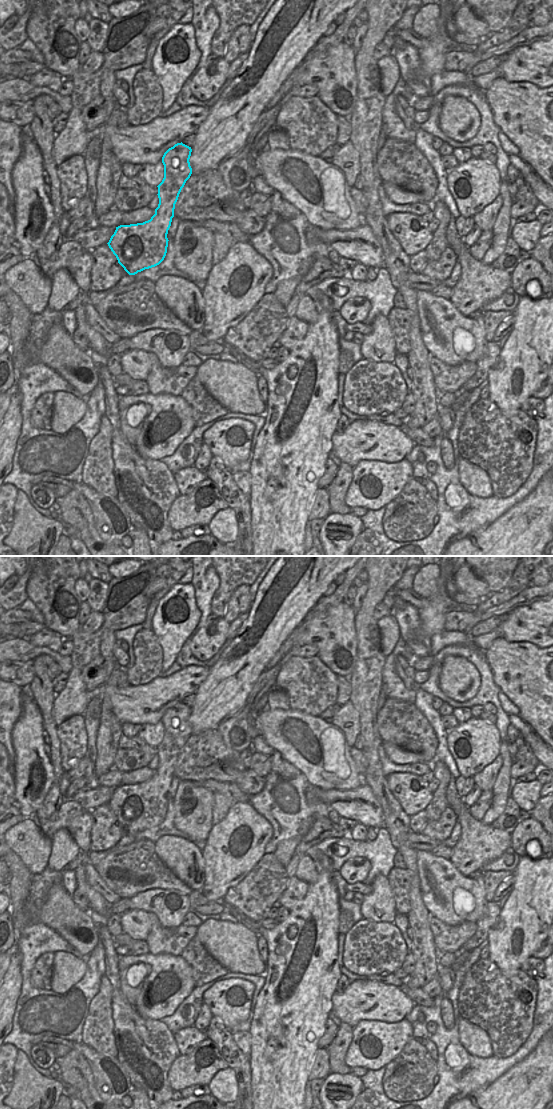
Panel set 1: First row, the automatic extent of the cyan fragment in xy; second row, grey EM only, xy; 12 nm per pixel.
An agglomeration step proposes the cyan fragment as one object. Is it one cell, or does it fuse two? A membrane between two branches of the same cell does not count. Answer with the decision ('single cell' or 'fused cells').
fused cells

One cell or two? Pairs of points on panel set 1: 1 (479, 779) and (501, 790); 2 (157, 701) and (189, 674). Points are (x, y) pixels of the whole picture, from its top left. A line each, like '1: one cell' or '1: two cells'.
1: two cells
2: one cell

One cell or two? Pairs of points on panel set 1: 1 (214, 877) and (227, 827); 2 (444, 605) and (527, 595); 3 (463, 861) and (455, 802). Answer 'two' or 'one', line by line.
1: one
2: two
3: one

